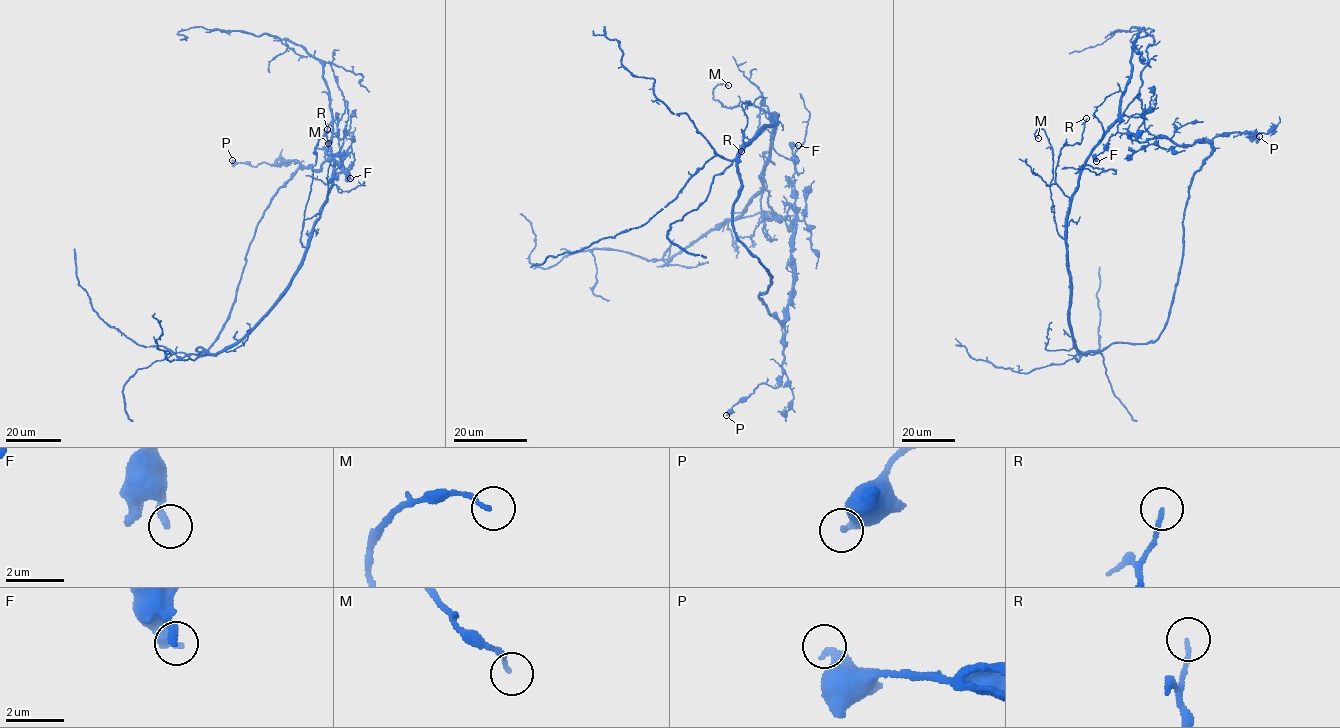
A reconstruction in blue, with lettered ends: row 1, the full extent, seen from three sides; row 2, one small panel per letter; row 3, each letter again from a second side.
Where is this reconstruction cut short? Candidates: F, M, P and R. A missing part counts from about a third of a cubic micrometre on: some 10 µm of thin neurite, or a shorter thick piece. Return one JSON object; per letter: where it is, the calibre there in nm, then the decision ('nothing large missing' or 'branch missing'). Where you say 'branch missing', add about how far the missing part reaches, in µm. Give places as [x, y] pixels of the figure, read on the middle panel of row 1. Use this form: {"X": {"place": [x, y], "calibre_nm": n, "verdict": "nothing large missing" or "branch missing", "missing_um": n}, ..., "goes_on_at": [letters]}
{"F": {"place": [798, 145], "calibre_nm": 240, "verdict": "nothing large missing"}, "M": {"place": [728, 85], "calibre_nm": 140, "verdict": "nothing large missing"}, "P": {"place": [726, 415], "calibre_nm": 400, "verdict": "nothing large missing"}, "R": {"place": [741, 151], "calibre_nm": 130, "verdict": "nothing large missing"}, "goes_on_at": []}

